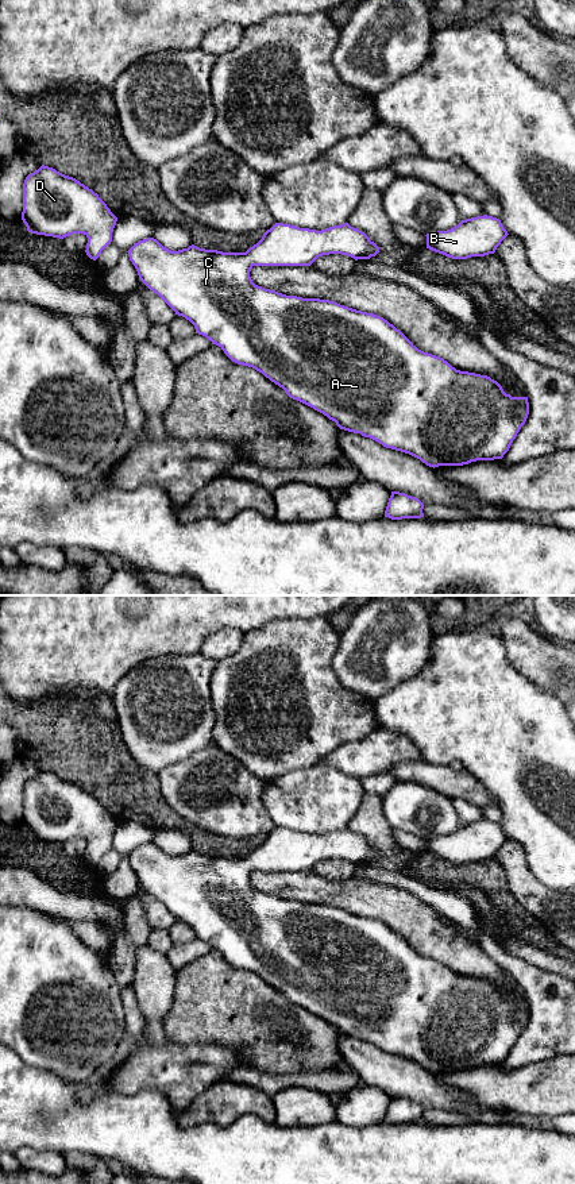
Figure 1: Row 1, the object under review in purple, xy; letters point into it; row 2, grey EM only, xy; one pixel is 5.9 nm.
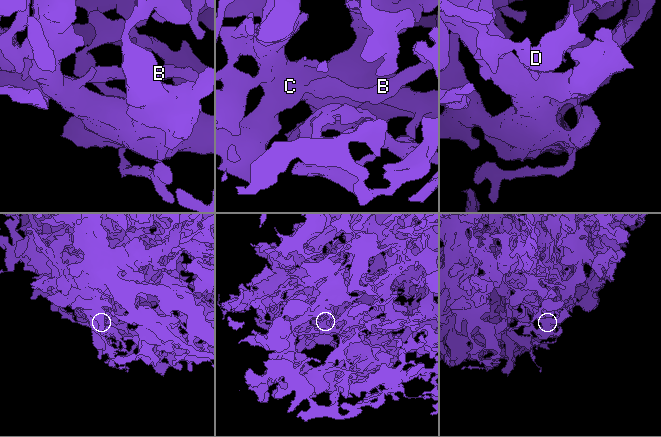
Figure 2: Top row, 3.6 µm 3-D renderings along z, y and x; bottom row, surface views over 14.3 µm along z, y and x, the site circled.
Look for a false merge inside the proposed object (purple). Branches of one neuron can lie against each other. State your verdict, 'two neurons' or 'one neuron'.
one neuron

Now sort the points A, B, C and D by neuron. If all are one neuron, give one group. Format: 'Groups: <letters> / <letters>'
Groups: A B C D

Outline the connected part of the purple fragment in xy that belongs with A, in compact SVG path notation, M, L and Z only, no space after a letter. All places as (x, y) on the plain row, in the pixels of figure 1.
M275 828L246 857L205 855L194 849L171 856L154 842L139 845L127 857L139 884L175 919L189 925L196 938L219 950L232 967L262 977L290 1003L323 1018L340 1034L409 1058L429 1072L502 1064L528 1023L528 1002L512 1002L490 981L456 975L443 963L418 954L381 921L329 905L286 900L252 887L250 876L254 871L310 871L319 861L329 859L347 860L355 865L375 861L379 852L348 828L321 836Z

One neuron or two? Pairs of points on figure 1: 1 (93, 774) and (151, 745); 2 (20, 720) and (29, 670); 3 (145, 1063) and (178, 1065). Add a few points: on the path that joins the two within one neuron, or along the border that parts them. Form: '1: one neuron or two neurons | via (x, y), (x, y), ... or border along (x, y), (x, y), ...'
1: two neurons | border along (118, 725), (120, 739), (131, 759), (155, 774)
2: two neurons | border along (54, 694), (34, 702), (14, 701)
3: one neuron | via (153, 1065), (170, 1065)

